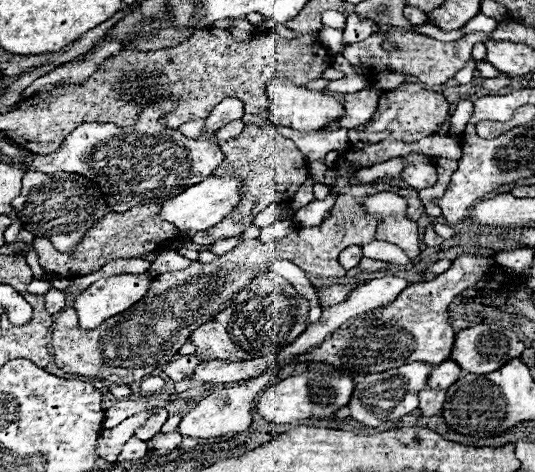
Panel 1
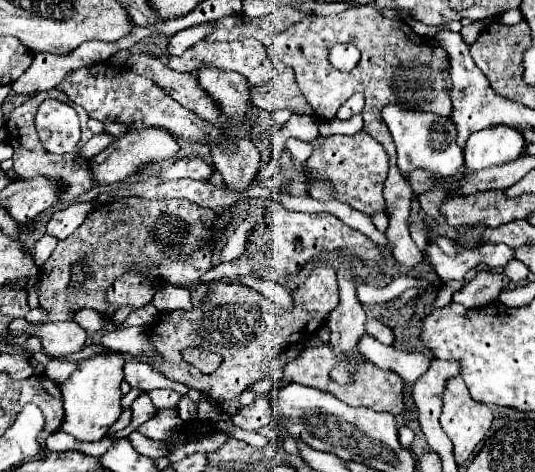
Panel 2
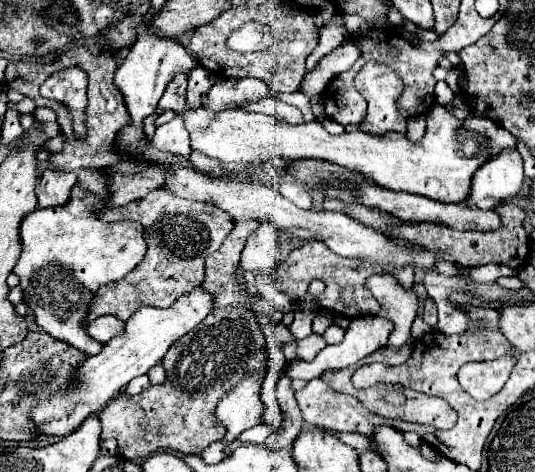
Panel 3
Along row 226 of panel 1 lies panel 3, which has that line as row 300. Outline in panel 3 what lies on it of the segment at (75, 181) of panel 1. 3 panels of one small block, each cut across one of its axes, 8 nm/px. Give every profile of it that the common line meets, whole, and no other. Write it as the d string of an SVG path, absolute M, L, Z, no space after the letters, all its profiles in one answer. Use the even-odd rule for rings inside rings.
M86 170L84 180L74 186L72 200L64 204L64 208L34 210L24 216L20 224L22 252L12 270L20 278L24 302L34 312L36 324L86 356L102 348L102 344L92 340L82 328L84 312L92 296L110 280L114 282L126 276L146 252L140 224L132 220L104 224L96 218L102 210L100 200L104 194L108 194L108 176L104 176L102 170Z

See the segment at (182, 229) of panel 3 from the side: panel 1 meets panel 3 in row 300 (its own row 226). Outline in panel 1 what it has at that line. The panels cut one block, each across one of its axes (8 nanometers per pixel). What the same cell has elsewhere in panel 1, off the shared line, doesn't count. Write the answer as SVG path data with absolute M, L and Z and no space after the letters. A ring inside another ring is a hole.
M142 204L142 206L134 206L124 214L112 214L112 212L106 214L84 234L84 238L80 240L80 244L72 254L58 252L48 238L34 238L34 250L40 256L40 266L46 272L54 272L64 278L78 278L100 270L110 260L138 258L146 252L156 252L156 248L162 250L166 246L164 240L178 236L178 230L172 224L156 218L158 210L160 204Z

